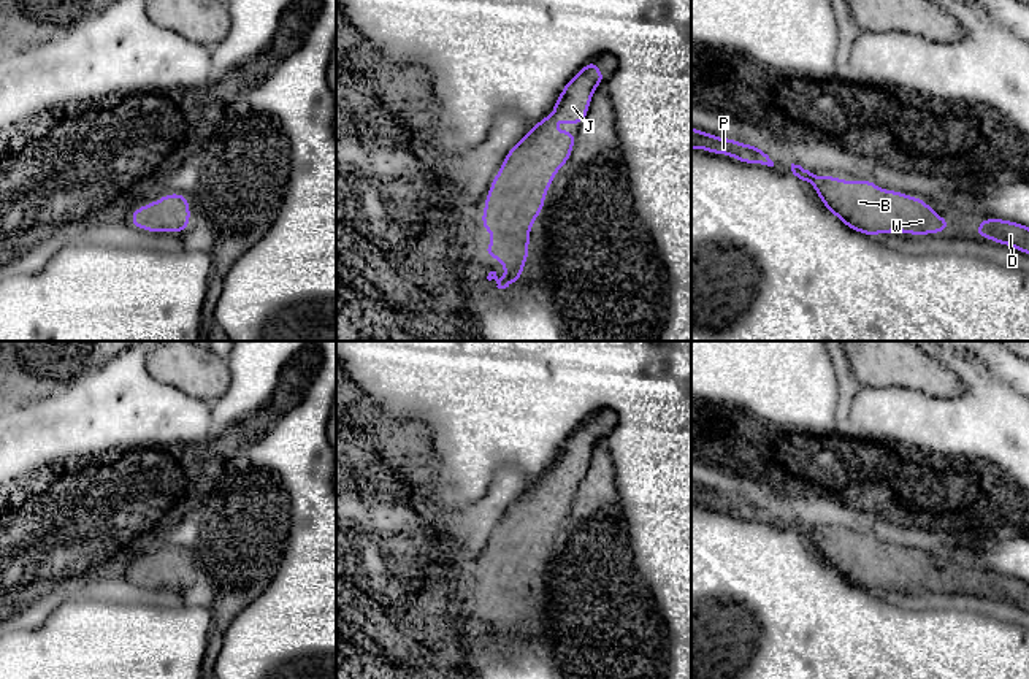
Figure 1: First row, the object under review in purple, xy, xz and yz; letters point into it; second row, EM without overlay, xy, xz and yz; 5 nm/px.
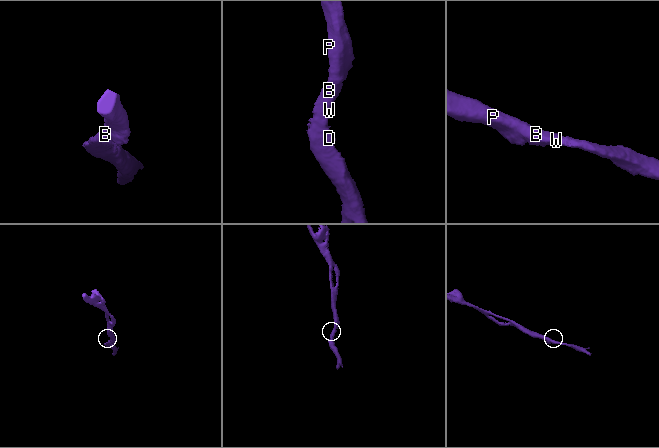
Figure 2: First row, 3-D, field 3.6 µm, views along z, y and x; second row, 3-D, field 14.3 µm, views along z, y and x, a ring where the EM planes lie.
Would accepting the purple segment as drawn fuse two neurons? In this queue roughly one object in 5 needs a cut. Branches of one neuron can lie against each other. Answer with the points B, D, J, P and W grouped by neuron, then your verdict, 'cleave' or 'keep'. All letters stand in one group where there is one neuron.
B D J P W | keep

